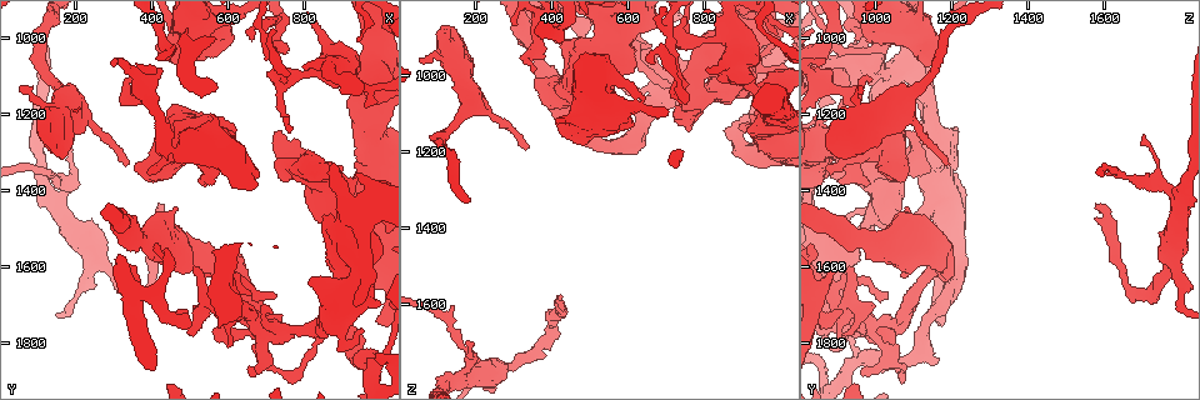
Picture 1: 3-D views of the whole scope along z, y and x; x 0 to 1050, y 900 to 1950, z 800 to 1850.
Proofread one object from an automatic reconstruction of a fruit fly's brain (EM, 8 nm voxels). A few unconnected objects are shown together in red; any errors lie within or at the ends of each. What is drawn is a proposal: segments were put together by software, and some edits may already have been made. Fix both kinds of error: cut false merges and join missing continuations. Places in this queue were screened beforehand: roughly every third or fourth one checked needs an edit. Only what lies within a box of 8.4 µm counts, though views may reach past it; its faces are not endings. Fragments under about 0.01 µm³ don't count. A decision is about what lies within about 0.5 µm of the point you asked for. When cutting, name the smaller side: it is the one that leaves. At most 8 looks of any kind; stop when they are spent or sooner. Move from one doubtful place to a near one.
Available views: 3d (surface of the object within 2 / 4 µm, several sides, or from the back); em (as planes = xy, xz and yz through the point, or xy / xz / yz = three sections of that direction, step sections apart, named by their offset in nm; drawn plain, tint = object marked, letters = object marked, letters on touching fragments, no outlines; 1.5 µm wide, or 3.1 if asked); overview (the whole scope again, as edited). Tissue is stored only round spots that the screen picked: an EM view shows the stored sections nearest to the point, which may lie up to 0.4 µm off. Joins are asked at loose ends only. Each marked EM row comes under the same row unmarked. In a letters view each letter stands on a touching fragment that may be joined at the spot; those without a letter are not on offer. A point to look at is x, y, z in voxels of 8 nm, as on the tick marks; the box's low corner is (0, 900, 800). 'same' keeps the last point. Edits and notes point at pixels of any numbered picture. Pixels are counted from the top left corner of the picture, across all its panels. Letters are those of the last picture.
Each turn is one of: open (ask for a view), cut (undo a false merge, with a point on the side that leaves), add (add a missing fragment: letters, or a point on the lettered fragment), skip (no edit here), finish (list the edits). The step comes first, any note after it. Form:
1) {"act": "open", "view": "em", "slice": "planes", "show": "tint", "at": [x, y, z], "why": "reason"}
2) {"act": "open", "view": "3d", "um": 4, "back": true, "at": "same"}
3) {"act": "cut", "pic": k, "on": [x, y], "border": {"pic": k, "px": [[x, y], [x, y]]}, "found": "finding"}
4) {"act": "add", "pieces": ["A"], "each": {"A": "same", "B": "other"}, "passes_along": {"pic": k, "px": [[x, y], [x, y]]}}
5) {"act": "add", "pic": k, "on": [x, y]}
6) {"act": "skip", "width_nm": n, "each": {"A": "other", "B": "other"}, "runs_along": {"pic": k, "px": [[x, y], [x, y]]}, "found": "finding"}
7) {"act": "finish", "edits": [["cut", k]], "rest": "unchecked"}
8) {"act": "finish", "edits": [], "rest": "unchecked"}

{"act": "open", "view": "em", "slice": "planes", "show": "tint", "at": [740, 1165, 925], "why": "calibre changes"}

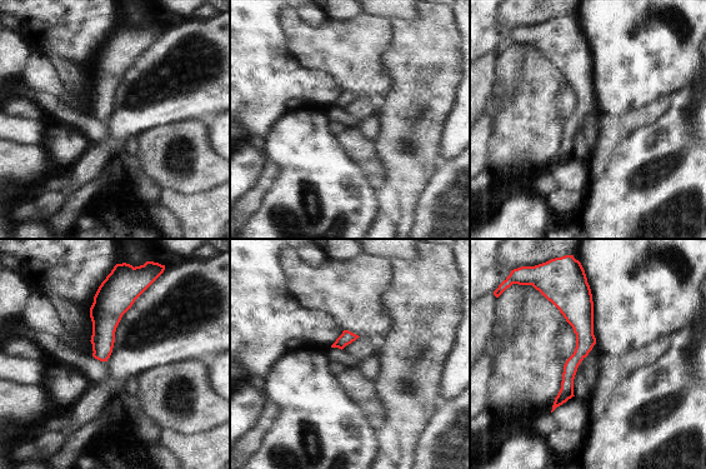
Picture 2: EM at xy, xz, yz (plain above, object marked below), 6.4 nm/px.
{"act": "open", "view": "em", "slice": "planes", "show": "letters", "at": "same", "why": "see the neighbours"}

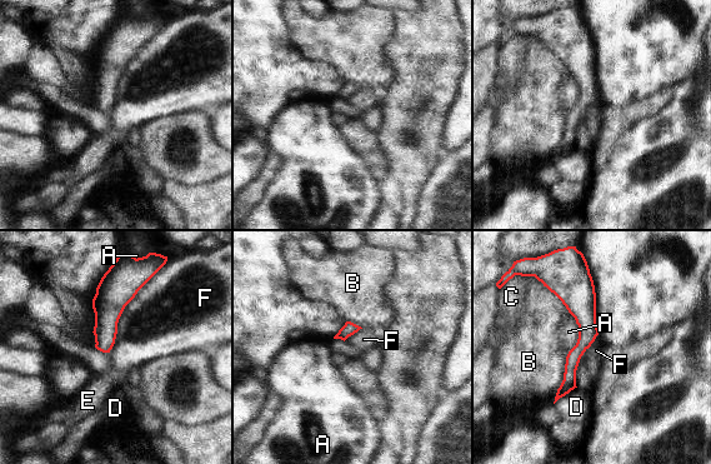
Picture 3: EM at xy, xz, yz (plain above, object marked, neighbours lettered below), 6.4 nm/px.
{"act": "skip", "width_nm": 60, "each": {"A": "other", "B": "other", "C": "other", "D": "other", "E": "other", "F": "other"}, "runs_along": {"pic": 3, "px": [[586, 275], [585, 340], [560, 393]]}, "found": "continuous, no second neuron"}

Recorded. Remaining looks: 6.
{"act": "open", "view": "em", "slice": "planes", "show": "letters", "at": [390, 1665, 1690], "why": "sharp bend"}

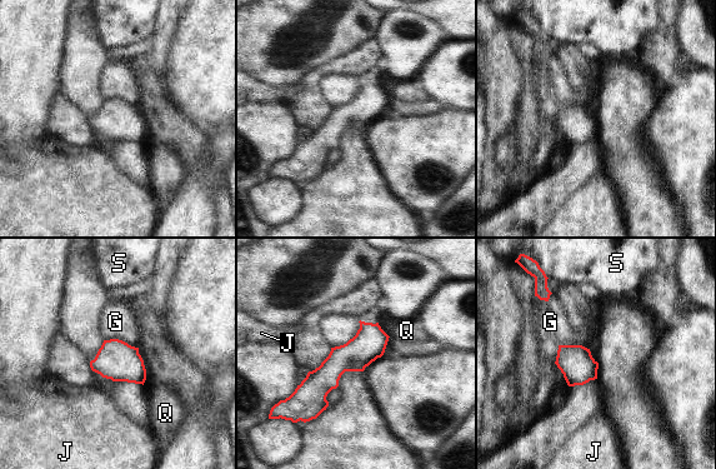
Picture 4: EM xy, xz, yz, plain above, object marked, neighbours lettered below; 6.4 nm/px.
{"act": "skip", "each": {"G": "other", "J": "other", "Q": "other", "S": "other"}, "found": "all the same neuron"}

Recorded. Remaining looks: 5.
{"act": "open", "view": "3d", "um": 2, "at": [420, 1435, 1575]}

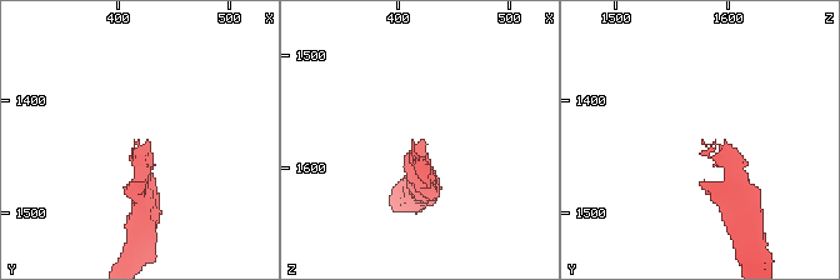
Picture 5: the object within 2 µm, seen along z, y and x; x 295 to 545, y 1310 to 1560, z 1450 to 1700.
{"act": "open", "view": "em", "slice": "xy", "step": 8, "show": "letters", "at": [418, 1436, 1578]}

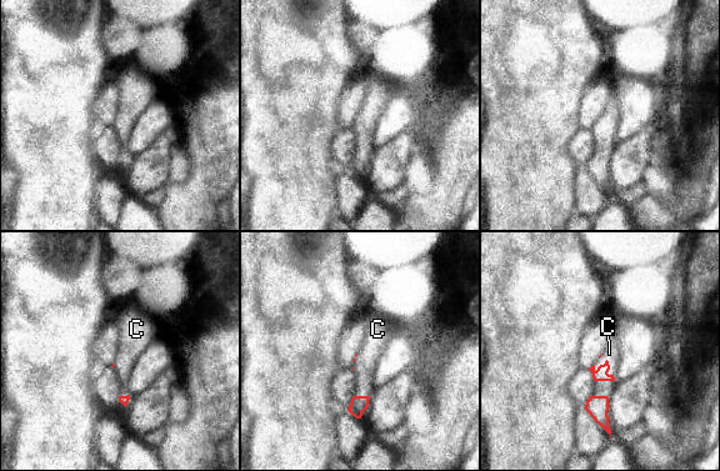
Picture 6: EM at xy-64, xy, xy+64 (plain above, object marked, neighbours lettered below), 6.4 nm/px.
{"act": "add", "pieces": ["C"], "longest_contact_nm": ["C", 140], "each": {"C": "same"}, "passes_along": {"pic": 6, "px": [[601, 374], [608, 361], [609, 354]]}, "found": "it goes on there"}

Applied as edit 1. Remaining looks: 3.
{"act": "finish", "edits": [["add", 6]], "rest": "unchecked"}

